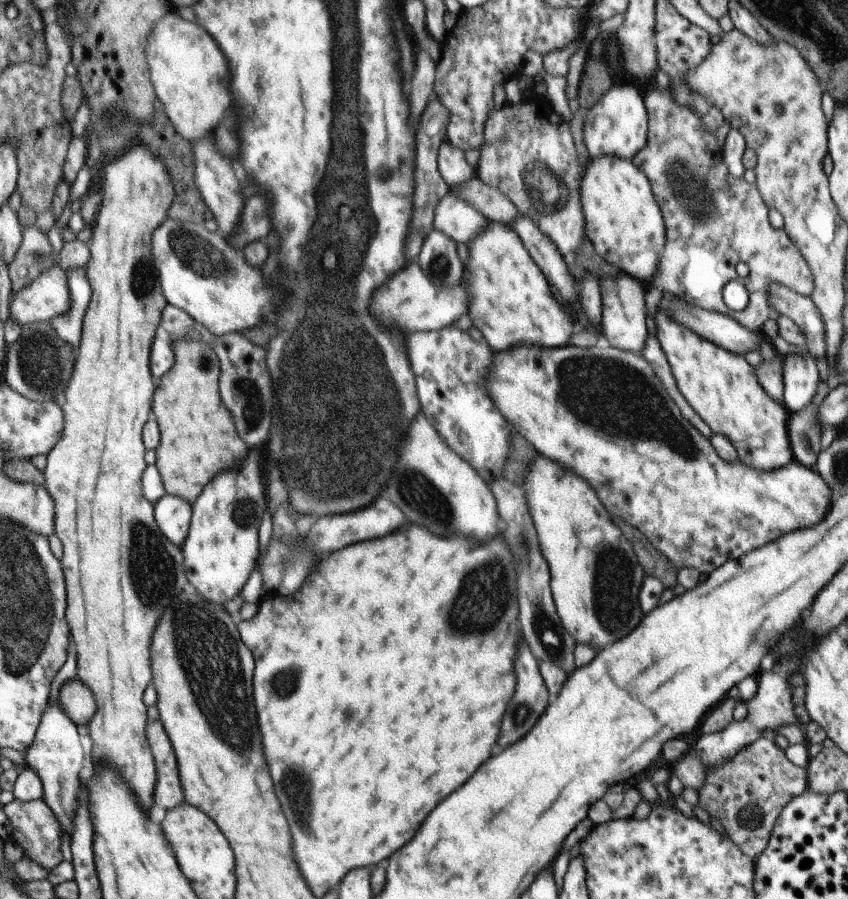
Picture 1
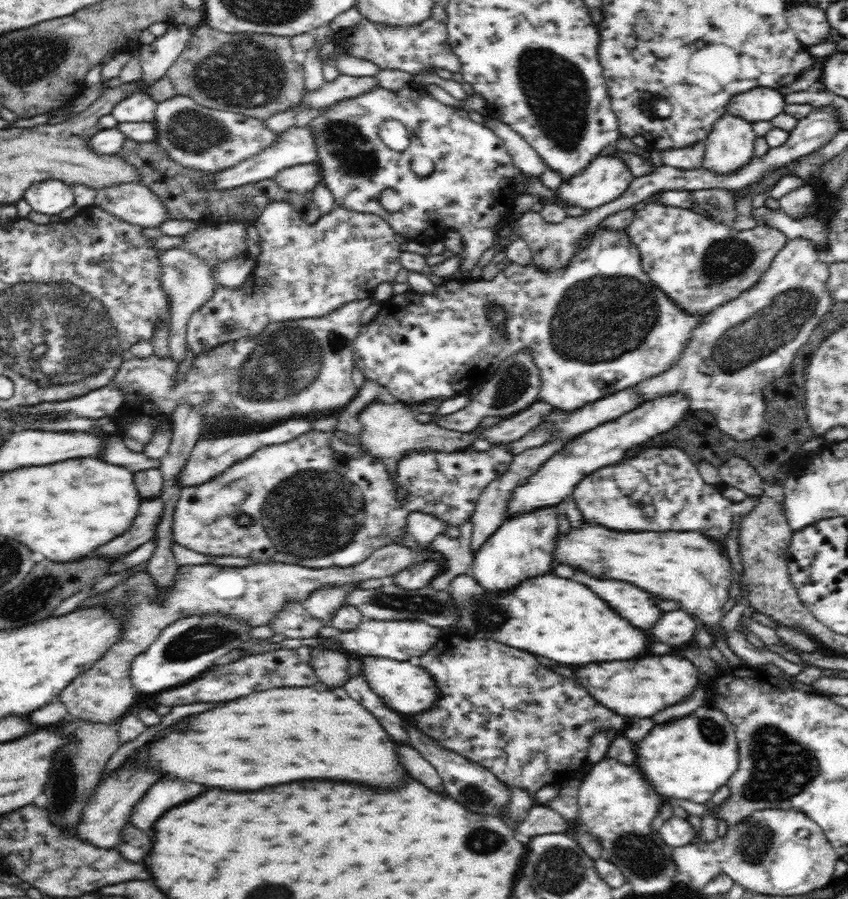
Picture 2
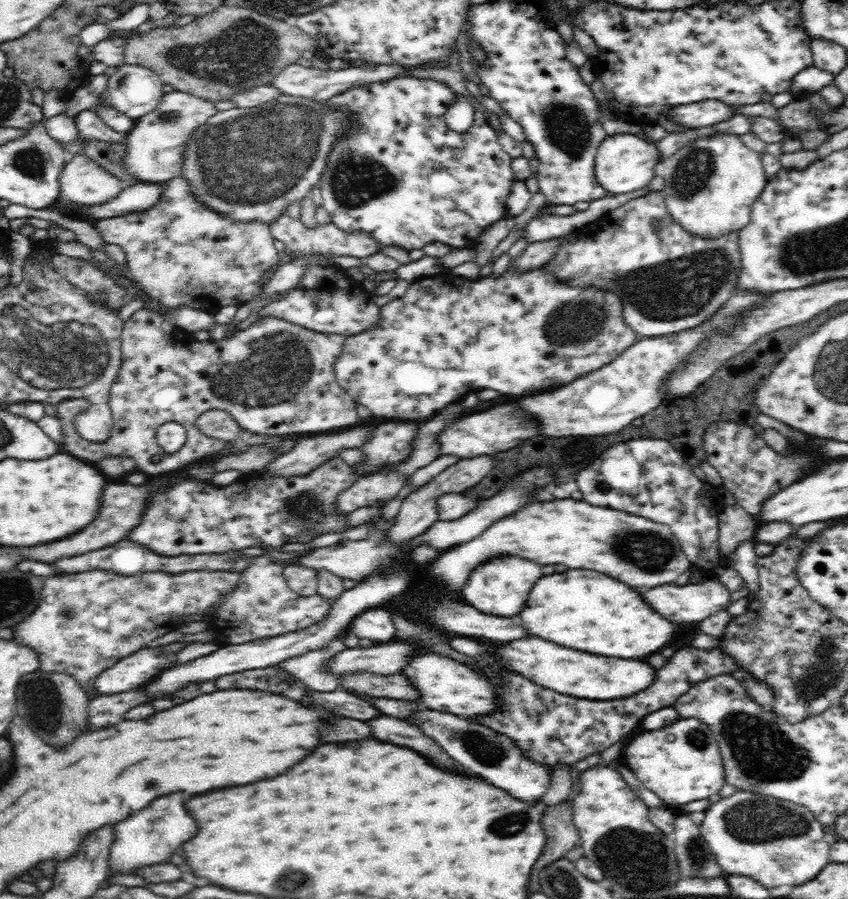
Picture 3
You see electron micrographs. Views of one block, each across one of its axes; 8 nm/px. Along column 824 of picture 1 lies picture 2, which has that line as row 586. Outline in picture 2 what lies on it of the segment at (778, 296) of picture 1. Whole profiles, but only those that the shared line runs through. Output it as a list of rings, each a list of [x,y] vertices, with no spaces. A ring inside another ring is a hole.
[[[356,587],[322,588],[308,597],[308,600],[303,601],[304,609],[314,618],[322,621],[324,627],[331,630],[331,620],[334,615],[338,614],[338,610],[346,604],[344,598],[353,588]]]

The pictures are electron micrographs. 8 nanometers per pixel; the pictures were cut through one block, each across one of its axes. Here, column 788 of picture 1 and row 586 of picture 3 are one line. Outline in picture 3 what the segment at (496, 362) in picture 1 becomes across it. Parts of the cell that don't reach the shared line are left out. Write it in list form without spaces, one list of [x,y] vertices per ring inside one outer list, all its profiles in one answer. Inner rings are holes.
[[[500,556],[500,558],[484,562],[470,574],[468,584],[464,584],[462,596],[466,596],[470,604],[480,608],[480,612],[494,614],[494,616],[516,616],[524,608],[530,588],[542,576],[544,574],[540,564],[526,562],[518,556]]]

